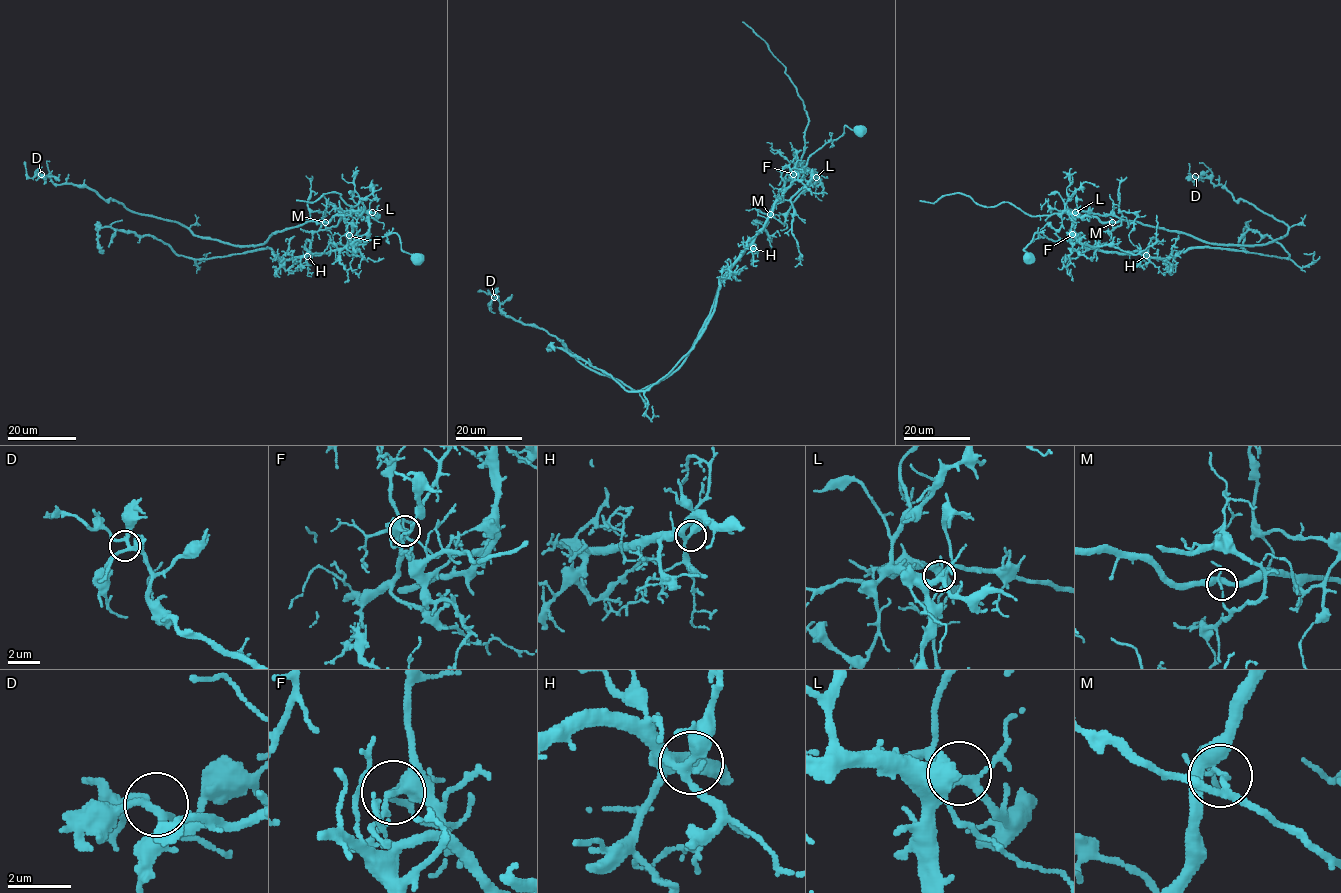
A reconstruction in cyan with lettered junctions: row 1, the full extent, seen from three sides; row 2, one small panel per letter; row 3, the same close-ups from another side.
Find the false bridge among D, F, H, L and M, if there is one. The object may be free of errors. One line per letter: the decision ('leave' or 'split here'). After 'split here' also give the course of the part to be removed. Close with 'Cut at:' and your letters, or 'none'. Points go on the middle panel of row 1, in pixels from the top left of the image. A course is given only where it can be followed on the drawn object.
D: leave
F: split here; foreign part runs (793, 174), (754, 240), (720, 279), (715, 311), (695, 346), (647, 389), (627, 391), (555, 350)
H: leave
L: leave
M: leave
Cut at: F

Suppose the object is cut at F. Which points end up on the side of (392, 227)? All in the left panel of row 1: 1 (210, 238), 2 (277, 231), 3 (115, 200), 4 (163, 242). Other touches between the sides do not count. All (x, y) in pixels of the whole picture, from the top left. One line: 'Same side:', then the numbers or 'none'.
Same side: 4

